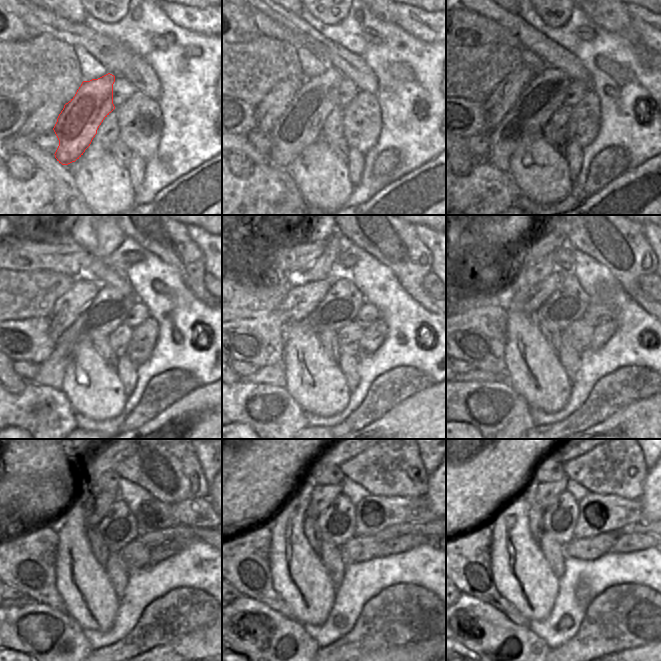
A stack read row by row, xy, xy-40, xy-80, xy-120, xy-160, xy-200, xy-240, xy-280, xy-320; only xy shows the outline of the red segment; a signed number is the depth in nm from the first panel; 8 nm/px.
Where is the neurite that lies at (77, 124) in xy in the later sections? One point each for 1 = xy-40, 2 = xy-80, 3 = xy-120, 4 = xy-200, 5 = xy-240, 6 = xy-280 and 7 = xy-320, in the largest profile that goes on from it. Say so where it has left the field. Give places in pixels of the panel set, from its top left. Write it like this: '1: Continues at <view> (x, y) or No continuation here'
1: Continues at xy-40 (300, 126)
2: Continues at xy-80 (545, 93)
3: Continues at xy-120 (108, 310)
4: Continues at xy-200 (568, 303)
5: Continues at xy-240 (118, 528)
6: Continues at xy-280 (337, 523)
7: Continues at xy-320 (559, 519).

